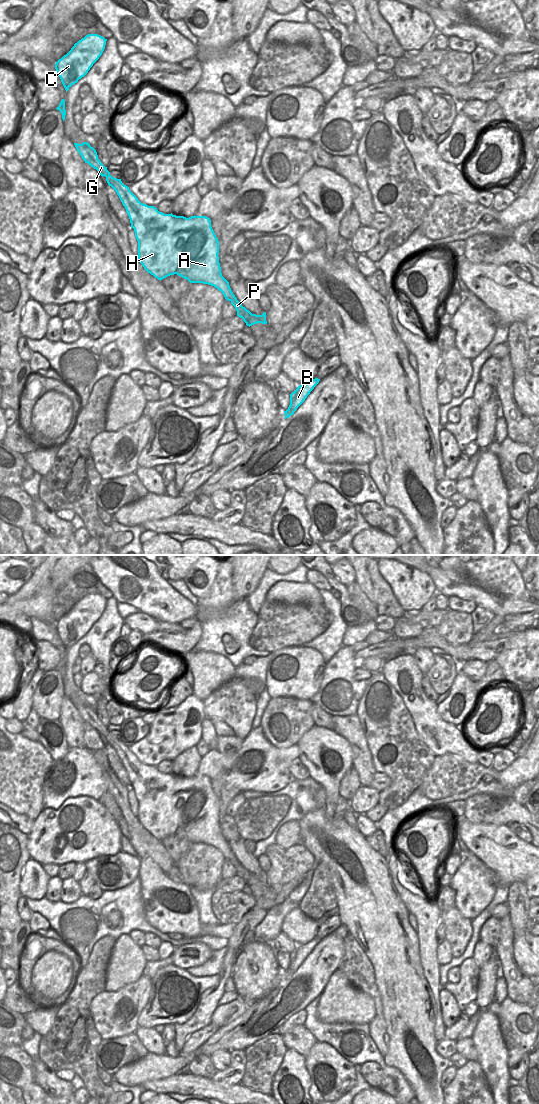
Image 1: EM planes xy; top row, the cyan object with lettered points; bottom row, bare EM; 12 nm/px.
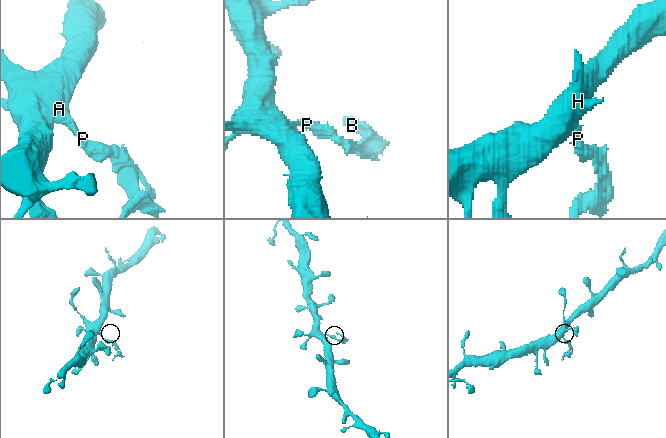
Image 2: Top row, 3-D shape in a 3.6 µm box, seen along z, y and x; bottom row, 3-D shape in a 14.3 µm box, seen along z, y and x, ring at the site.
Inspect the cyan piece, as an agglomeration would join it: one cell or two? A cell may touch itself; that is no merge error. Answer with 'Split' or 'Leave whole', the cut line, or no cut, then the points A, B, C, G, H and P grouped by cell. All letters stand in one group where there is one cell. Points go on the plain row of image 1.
Split. Split along xy (234, 856), (231, 861). Groups: A C G H / B P

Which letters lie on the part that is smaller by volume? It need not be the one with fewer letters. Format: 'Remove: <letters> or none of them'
Remove: B, P

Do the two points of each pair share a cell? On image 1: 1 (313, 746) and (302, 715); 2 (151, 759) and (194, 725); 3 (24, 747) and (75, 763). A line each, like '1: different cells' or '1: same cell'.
1: different cells
2: same cell
3: different cells

